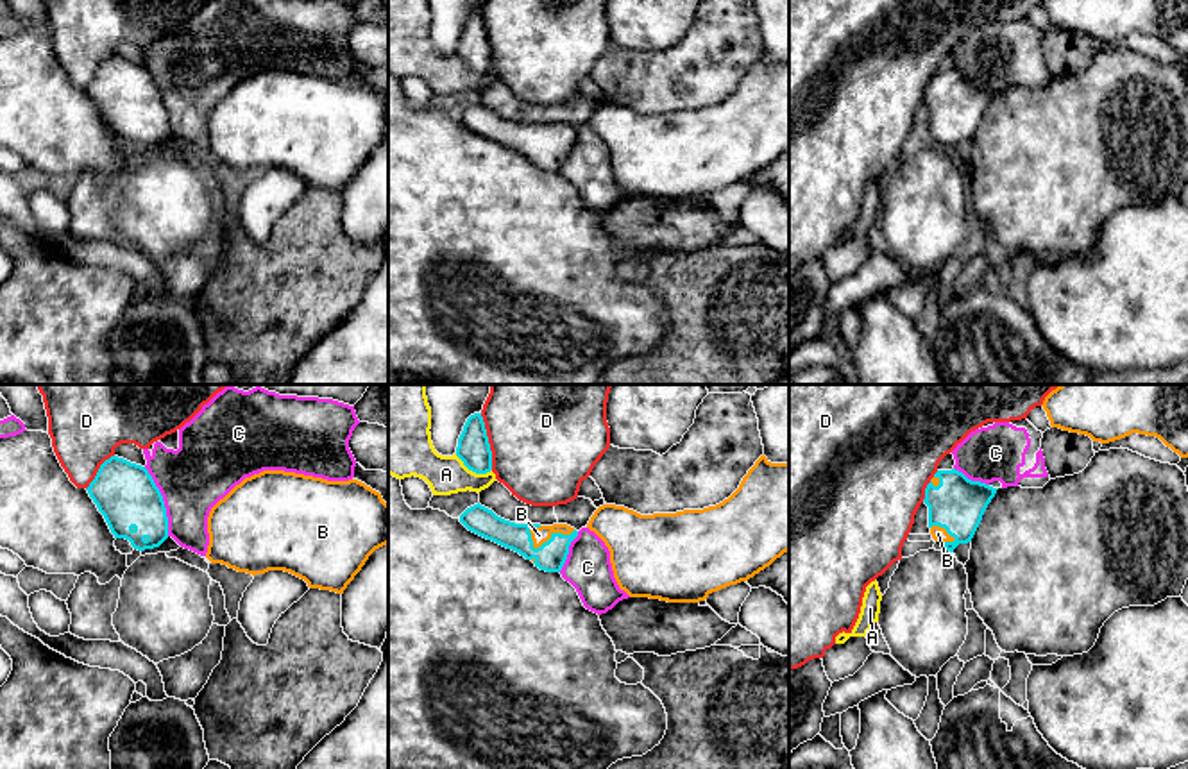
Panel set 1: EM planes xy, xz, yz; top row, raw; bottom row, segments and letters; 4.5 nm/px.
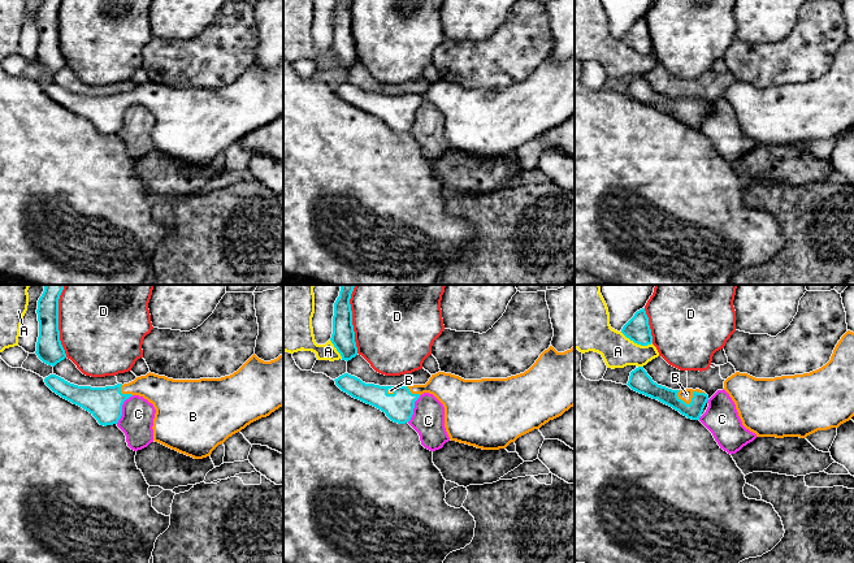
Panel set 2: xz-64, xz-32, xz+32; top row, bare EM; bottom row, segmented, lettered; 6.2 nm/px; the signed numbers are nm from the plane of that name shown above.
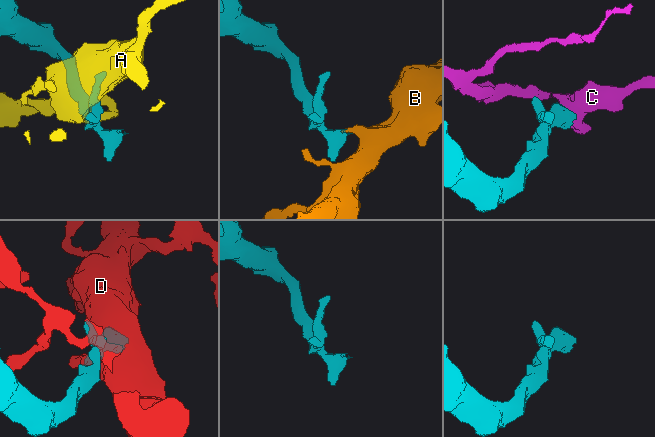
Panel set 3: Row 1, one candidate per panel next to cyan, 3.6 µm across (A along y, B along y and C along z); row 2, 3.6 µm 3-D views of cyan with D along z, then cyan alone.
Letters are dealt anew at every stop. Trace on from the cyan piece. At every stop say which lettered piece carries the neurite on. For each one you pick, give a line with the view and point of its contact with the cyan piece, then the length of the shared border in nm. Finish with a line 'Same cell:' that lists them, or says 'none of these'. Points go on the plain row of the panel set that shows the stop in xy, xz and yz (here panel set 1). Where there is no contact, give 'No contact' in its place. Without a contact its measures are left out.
B: Touches cyan at xz (548, 140). Shared border 220 nm
Same cell: B

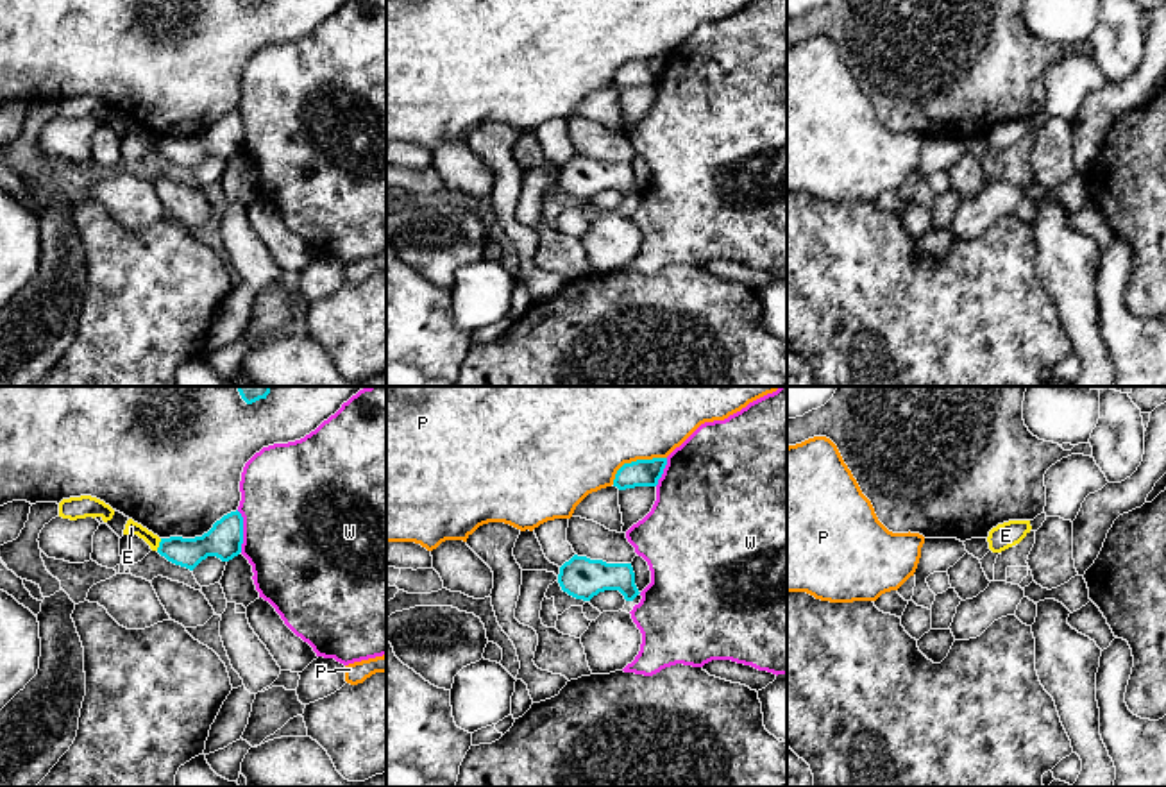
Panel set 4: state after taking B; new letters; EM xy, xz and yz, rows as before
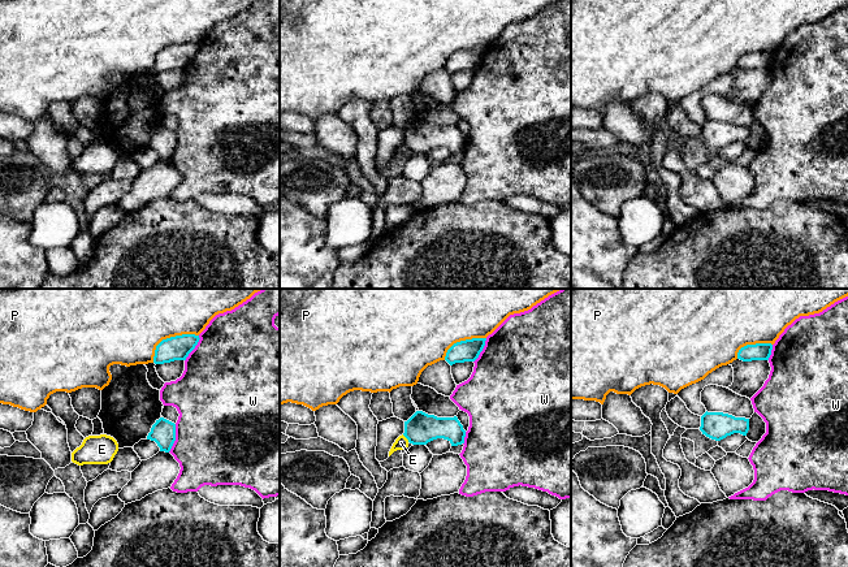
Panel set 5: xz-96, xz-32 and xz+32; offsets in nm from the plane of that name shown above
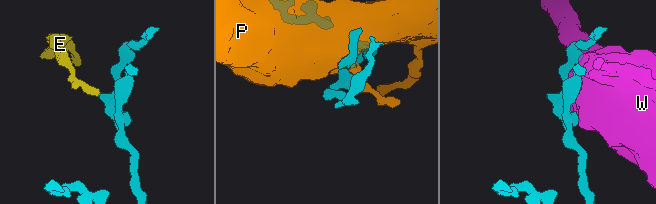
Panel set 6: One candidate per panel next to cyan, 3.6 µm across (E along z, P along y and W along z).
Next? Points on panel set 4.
Same cell: none of these

